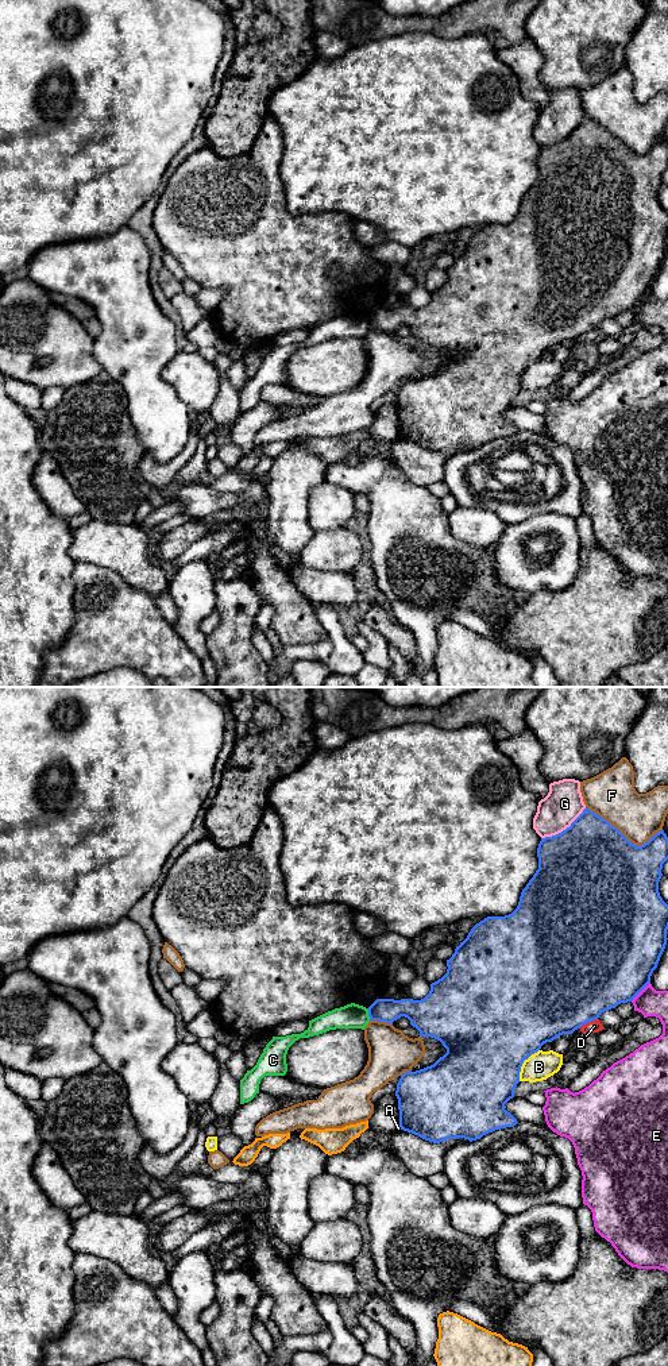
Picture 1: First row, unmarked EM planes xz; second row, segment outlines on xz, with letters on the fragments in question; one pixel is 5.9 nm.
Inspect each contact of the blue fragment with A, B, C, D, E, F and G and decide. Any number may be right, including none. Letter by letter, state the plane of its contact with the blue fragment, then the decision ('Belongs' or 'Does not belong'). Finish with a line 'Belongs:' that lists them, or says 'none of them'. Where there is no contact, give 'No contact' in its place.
A: Touches blue in xz. Does not belong
B: Touches blue in xz. Does not belong
C: Touches blue in xz. Does not belong
D: Touches blue in xz. Does not belong
E: Touches blue in xz. Does not belong
F: Touches blue in xz. Does not belong
G: Touches blue in xz. Does not belong
Belongs: none of them

